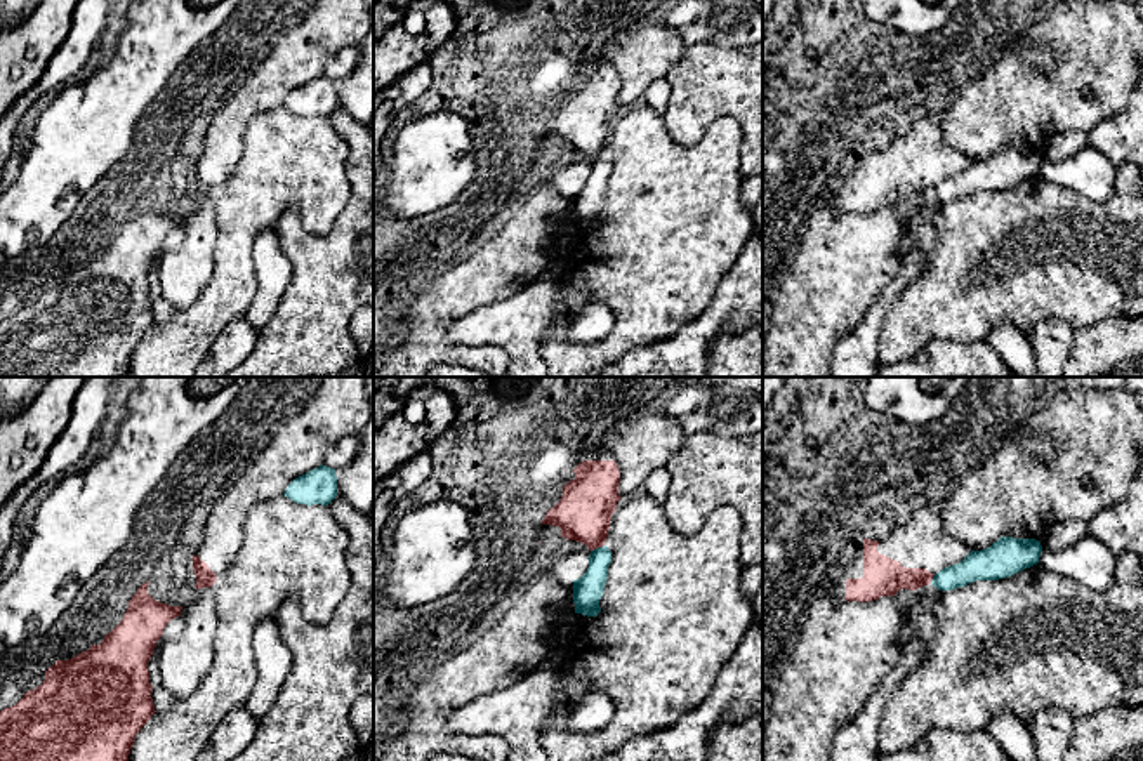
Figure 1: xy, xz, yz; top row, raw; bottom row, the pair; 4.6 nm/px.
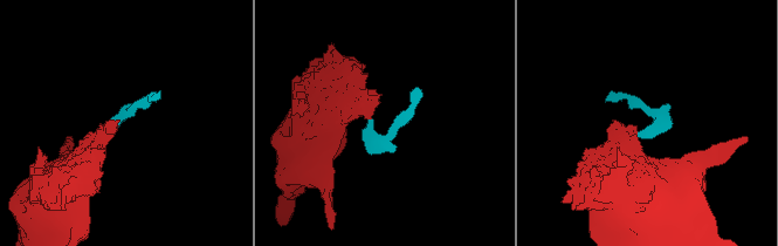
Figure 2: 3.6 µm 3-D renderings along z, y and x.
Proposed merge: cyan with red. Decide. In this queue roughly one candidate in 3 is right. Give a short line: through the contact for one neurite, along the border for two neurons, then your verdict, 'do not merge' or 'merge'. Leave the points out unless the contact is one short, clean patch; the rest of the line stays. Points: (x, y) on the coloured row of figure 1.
line xz (603, 544), (591, 551); do not merge

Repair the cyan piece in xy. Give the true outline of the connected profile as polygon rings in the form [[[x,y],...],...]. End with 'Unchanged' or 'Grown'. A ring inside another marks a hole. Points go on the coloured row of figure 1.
[[[320,466],[309,473],[295,478],[283,493],[297,504],[321,504],[327,506],[337,497],[335,469]]]. Unchanged

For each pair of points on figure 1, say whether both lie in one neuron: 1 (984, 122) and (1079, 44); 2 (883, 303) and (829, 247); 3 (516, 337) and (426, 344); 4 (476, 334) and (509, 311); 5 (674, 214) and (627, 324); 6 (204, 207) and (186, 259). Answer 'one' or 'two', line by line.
1: one
2: two
3: two
4: one
5: one
6: one

